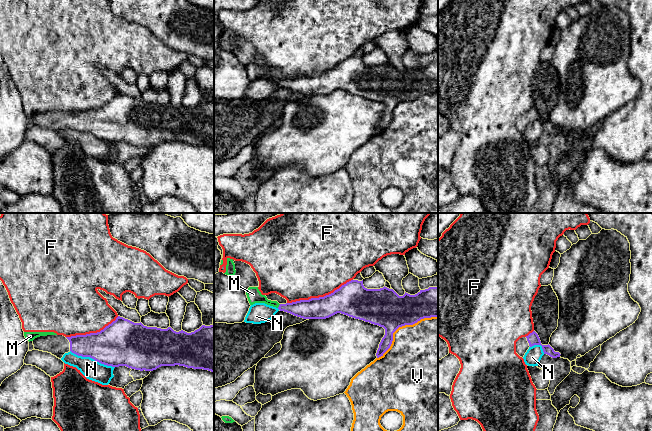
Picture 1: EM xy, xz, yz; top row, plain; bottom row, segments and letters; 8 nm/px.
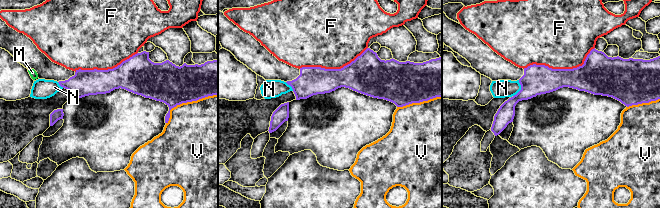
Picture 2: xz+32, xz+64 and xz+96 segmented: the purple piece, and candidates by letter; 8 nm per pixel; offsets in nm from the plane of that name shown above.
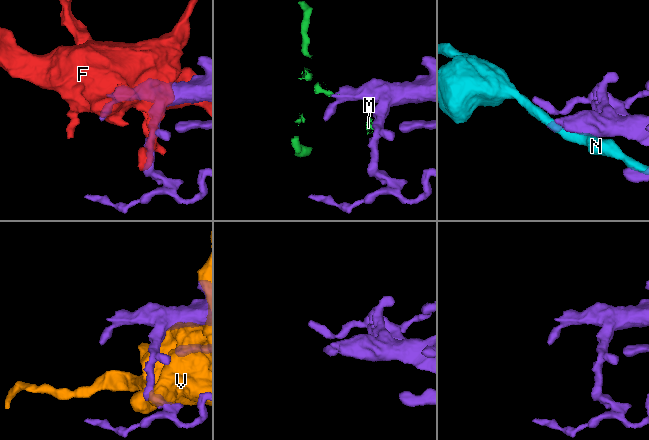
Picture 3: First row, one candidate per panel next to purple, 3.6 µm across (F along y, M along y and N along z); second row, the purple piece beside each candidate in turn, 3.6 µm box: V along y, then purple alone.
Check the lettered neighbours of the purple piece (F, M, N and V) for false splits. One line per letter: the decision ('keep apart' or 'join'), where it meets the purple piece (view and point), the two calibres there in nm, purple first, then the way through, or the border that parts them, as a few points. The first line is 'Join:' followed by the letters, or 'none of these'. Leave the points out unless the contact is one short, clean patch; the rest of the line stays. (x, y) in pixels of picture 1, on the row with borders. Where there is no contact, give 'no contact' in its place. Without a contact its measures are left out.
Join: none of these
F: keep apart; contact xz (319, 297); calibres 260 and 500 nm
M: keep apart; contact xz (279, 306); calibres 160 and 110 nm; border xz (280, 304), (277, 307)
N: keep apart; contact xy (92, 358); calibres 360 and 160 nm
V: keep apart; contact xz (402, 325); calibres 300 and 440 nm

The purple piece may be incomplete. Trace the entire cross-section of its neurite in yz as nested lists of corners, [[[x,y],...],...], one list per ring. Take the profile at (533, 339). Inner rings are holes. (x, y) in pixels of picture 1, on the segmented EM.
[[[533,331],[526,337],[520,338],[516,342],[516,353],[523,358],[527,350],[534,345],[541,345],[544,354],[547,354],[552,358],[557,358],[560,357],[561,355],[559,352],[555,352],[554,349],[549,344],[542,345],[540,338],[535,331]]]

